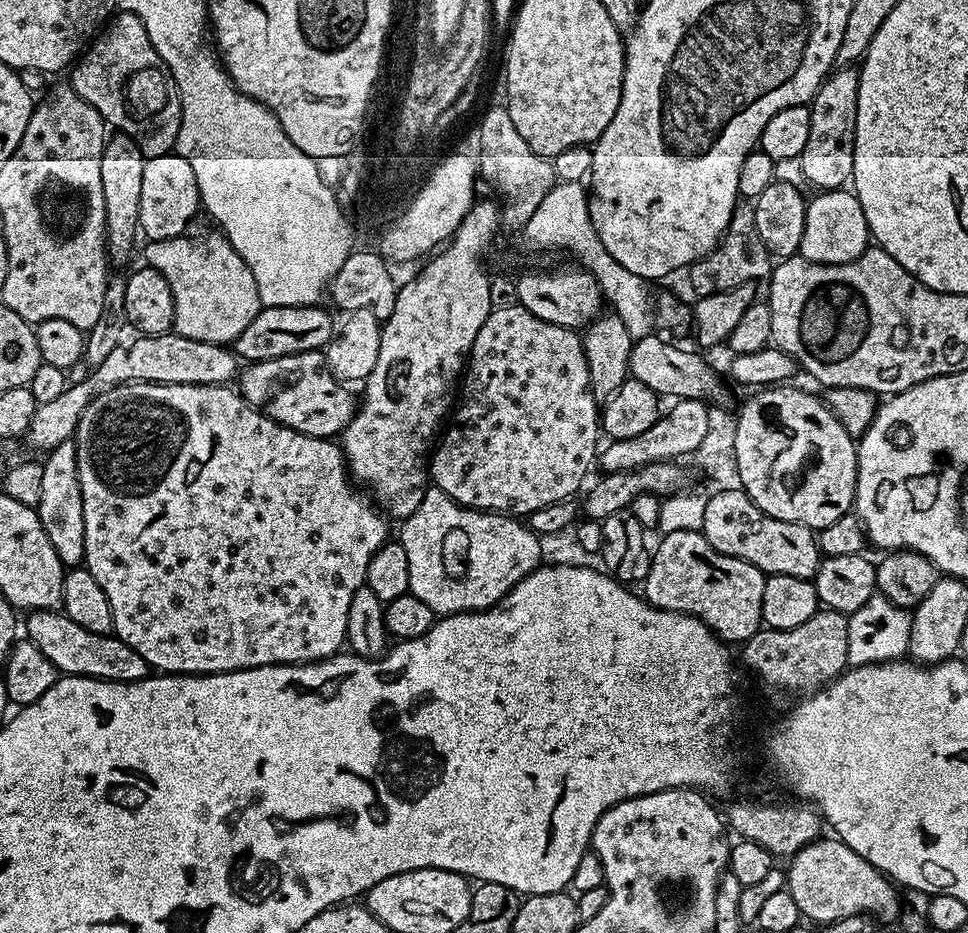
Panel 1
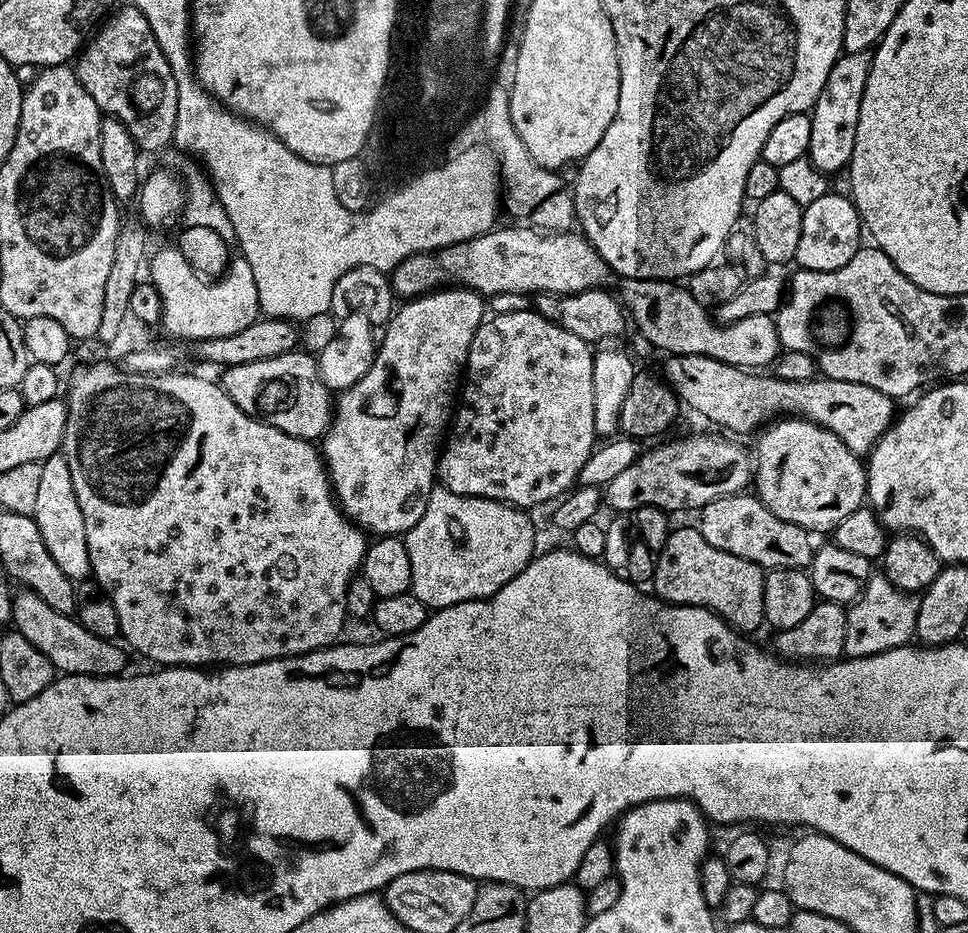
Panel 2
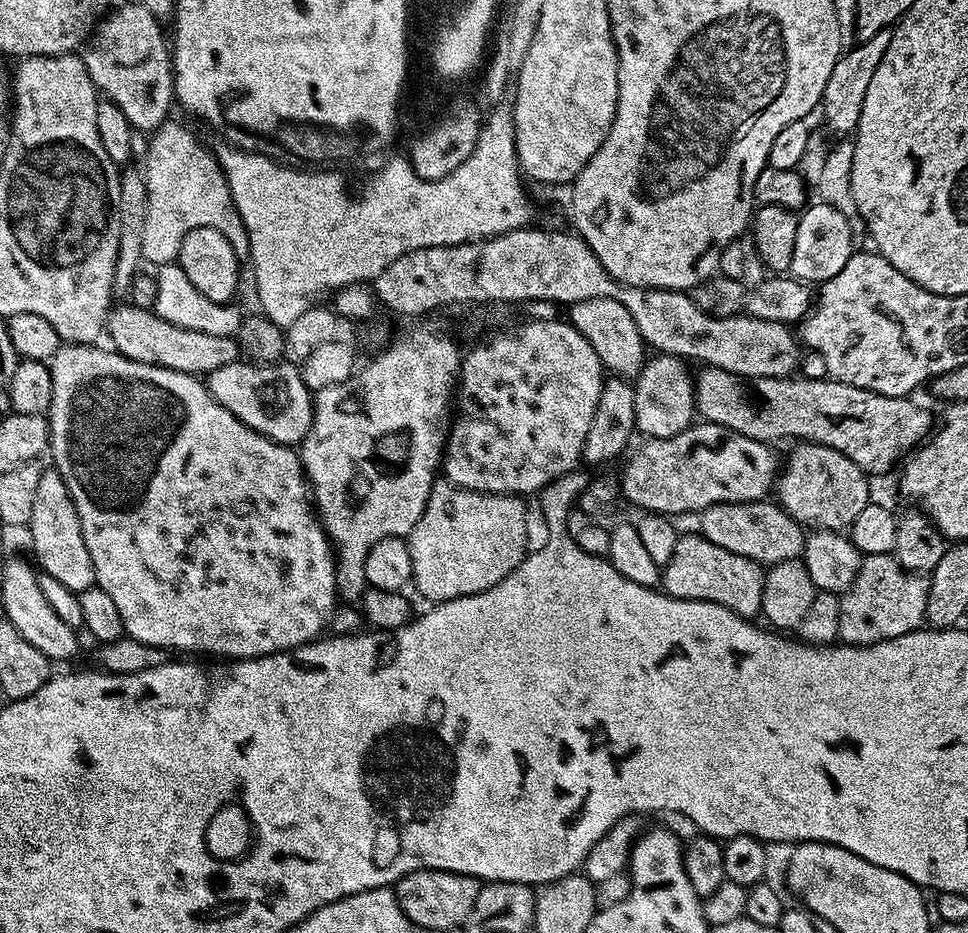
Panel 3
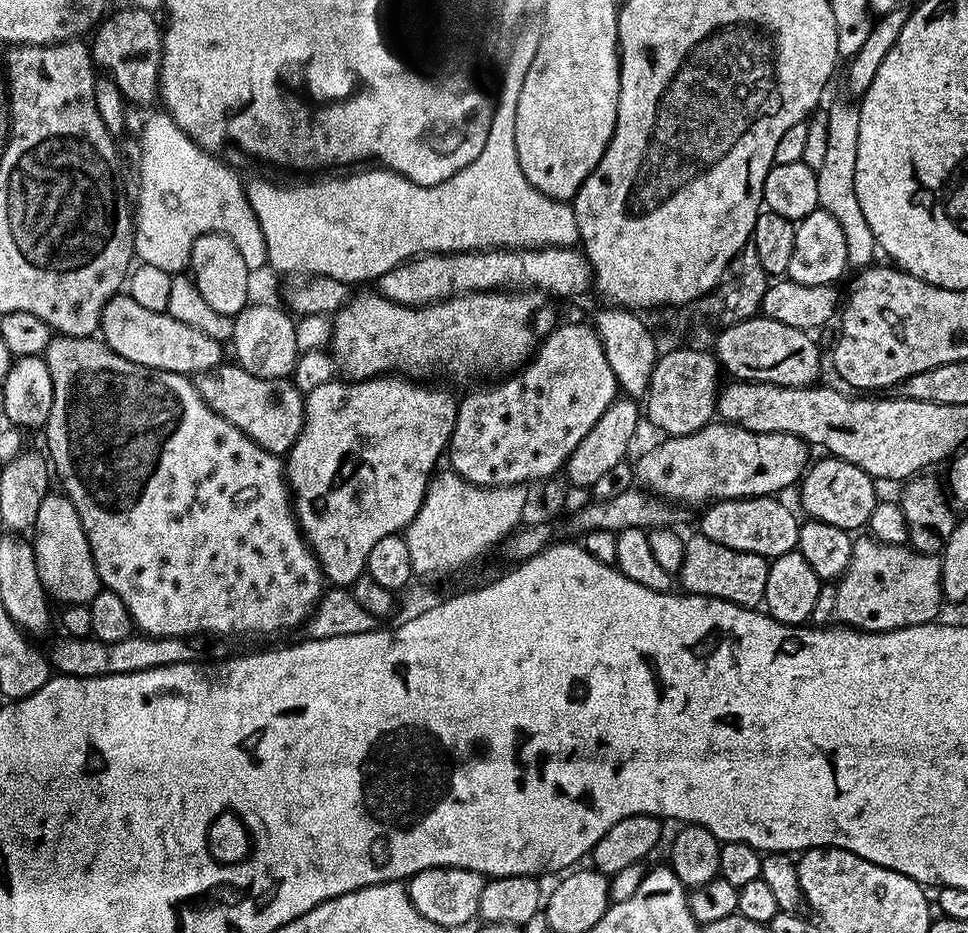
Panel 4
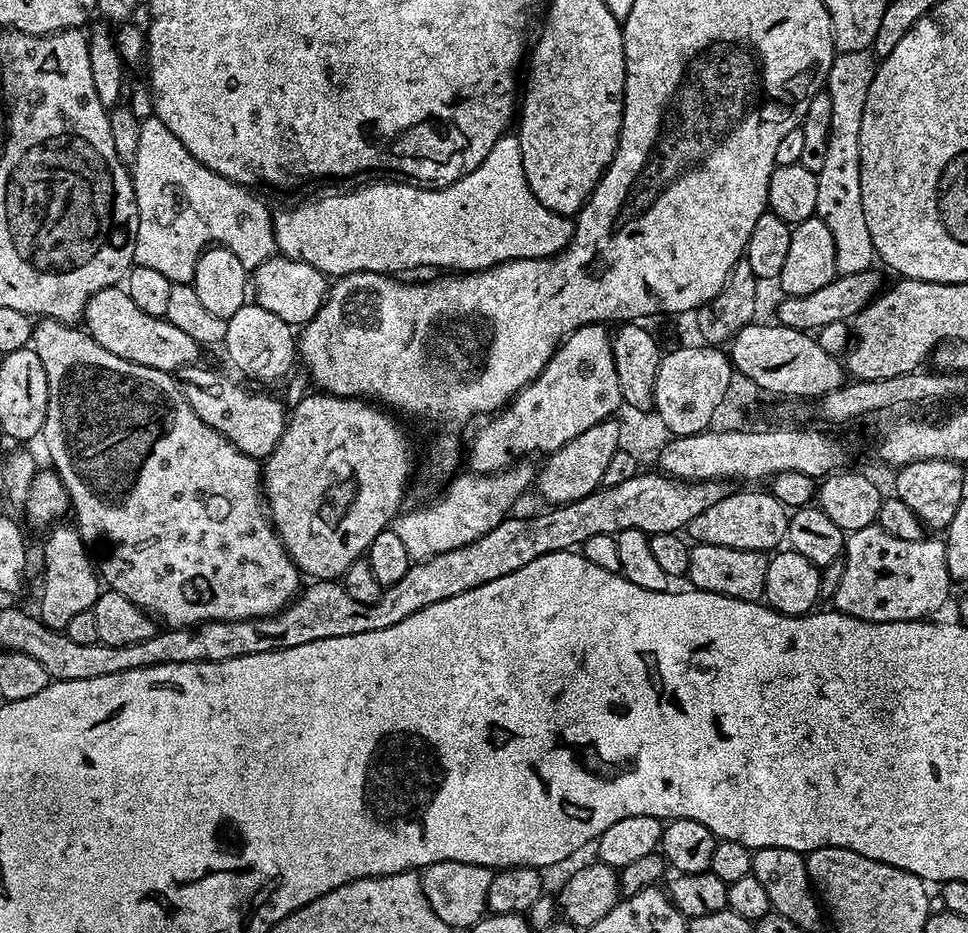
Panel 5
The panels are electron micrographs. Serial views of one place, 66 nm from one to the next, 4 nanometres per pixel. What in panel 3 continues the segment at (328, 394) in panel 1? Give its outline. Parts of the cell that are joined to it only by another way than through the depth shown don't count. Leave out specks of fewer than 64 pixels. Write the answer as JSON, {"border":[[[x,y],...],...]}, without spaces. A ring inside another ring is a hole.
{"border":[[[238,359],[230,362],[230,366],[218,366],[218,370],[208,373],[206,383],[213,398],[247,428],[279,444],[296,446],[306,438],[312,425],[314,392],[303,381],[301,369],[295,363],[292,363],[295,366],[284,363],[263,364]]]}

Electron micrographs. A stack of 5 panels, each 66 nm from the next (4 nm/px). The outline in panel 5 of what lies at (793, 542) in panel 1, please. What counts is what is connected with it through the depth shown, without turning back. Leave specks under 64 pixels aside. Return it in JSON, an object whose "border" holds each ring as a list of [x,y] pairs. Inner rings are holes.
{"border":[[[771,491],[740,492],[722,498],[710,510],[702,510],[698,518],[688,523],[686,532],[693,541],[714,546],[730,546],[731,548],[749,548],[755,552],[767,553],[768,548],[775,549],[785,543],[788,535],[789,513],[783,504],[778,503]],[[692,536],[693,537],[692,537]],[[775,544],[780,544],[776,545]]]}

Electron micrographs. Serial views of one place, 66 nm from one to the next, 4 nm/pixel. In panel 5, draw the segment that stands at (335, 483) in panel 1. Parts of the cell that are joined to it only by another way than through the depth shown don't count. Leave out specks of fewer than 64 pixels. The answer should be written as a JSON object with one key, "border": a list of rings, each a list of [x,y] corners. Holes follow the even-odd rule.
{"border":[[[41,319],[39,323],[33,327],[30,347],[38,354],[38,358],[42,358],[42,370],[46,370],[46,382],[48,383],[48,409],[46,410],[44,430],[42,433],[44,448],[48,451],[49,458],[52,459],[51,467],[58,473],[61,482],[64,484],[64,488],[68,491],[70,508],[74,516],[76,512],[77,522],[75,521],[75,523],[78,525],[81,539],[96,556],[97,554],[100,555],[100,562],[98,558],[99,579],[103,581],[111,591],[122,594],[122,598],[130,598],[130,602],[134,602],[153,617],[159,618],[161,621],[164,619],[165,621],[163,623],[169,628],[191,628],[193,624],[205,624],[207,620],[249,620],[250,618],[259,618],[259,616],[269,616],[275,612],[281,612],[290,601],[296,599],[298,593],[301,591],[302,583],[300,584],[300,580],[302,581],[302,573],[294,561],[288,556],[288,552],[284,549],[283,540],[276,535],[276,528],[272,524],[272,517],[262,491],[261,461],[256,460],[253,456],[242,454],[242,450],[238,450],[238,446],[231,444],[222,434],[218,434],[218,430],[206,426],[206,422],[202,422],[202,418],[198,418],[198,414],[194,414],[194,410],[190,410],[190,402],[186,402],[186,398],[182,394],[179,384],[176,383],[176,378],[173,373],[163,372],[150,366],[135,364],[126,358],[118,358],[118,354],[110,354],[110,350],[106,350],[106,346],[94,342],[94,338],[88,335],[83,327],[76,327],[80,326],[63,324],[60,320]]]}

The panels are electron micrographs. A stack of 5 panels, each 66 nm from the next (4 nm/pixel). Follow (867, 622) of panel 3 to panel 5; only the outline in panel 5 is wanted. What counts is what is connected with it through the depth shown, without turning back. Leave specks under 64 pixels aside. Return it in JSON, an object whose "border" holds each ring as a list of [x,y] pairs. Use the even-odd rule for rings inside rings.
{"border":[[[879,524],[854,531],[845,539],[844,568],[833,587],[833,607],[864,621],[912,621],[938,611],[950,594],[952,579],[941,539],[902,539]]]}

